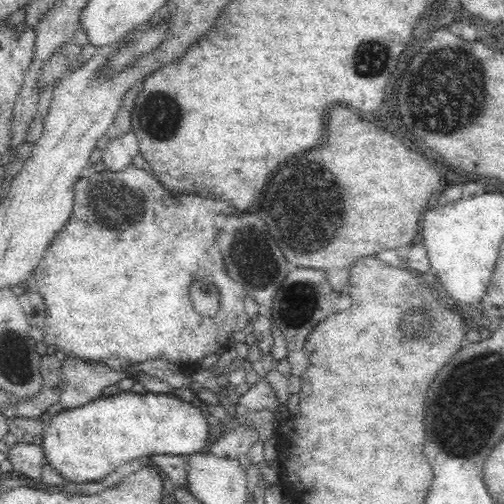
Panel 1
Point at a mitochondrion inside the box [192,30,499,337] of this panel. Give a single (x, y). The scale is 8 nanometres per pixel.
(440, 97)

